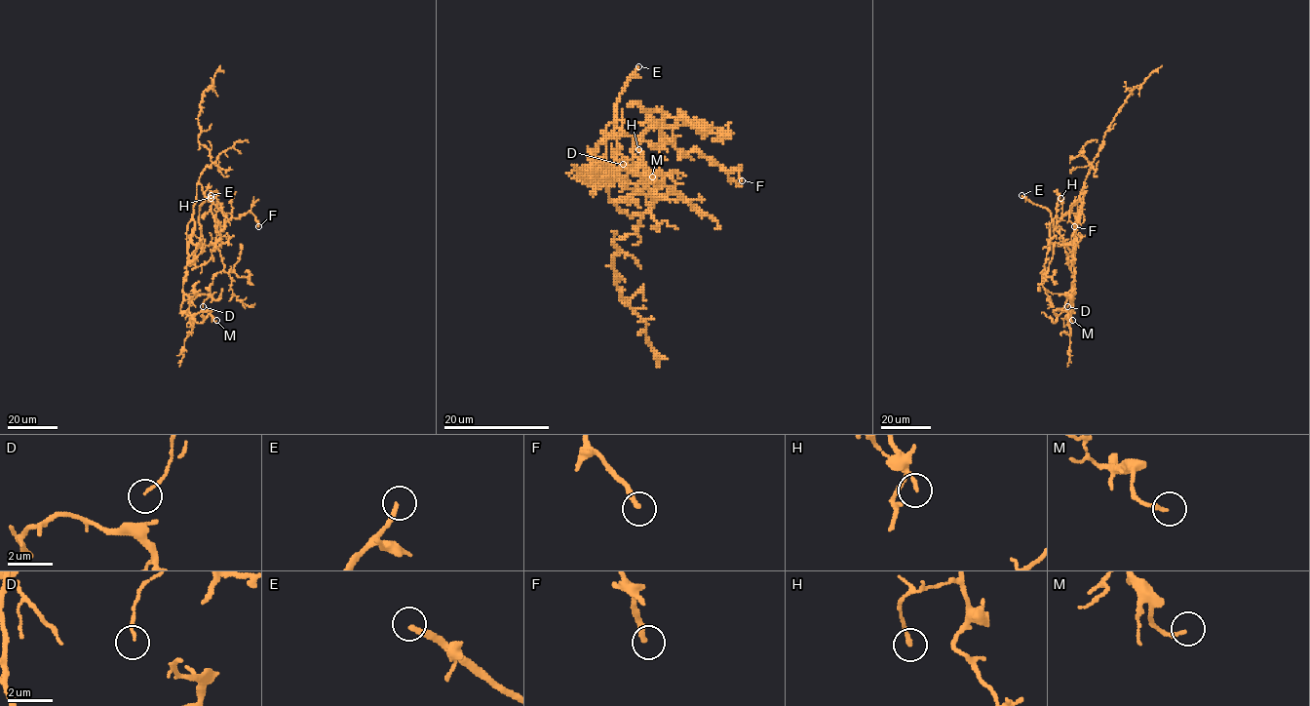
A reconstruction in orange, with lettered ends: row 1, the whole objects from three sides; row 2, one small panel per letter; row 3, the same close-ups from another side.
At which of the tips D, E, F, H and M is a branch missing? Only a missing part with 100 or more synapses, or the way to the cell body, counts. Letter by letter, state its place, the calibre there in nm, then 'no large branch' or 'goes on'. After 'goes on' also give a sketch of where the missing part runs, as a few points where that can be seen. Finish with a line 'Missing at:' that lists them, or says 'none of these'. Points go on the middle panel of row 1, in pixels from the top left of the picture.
D: at (623, 164); 100 nm thick; no large branch
E: at (638, 66); 220 nm thick; goes on; missing branch runs (638, 66), (640, 58), (652, 50), (677, 52), (696, 42), (681, 48), (674, 41), (669, 19), (675, 15)
F: at (742, 180); 240 nm thick; no large branch
H: at (638, 149); 150 nm thick; no large branch
M: at (652, 176); 150 nm thick; no large branch
Missing at: E

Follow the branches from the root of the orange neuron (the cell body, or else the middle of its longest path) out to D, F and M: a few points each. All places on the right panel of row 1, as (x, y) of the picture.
D: (1081, 190), (1073, 240), (1074, 290), (1069, 296), (1065, 294), (1072, 296), (1067, 306)
F: (1081, 190), (1084, 184), (1084, 196), (1071, 242), (1060, 245), (1049, 242), (1057, 223), (1067, 212), (1074, 226)
M: (1081, 190), (1073, 240), (1074, 290), (1060, 313), (1058, 315), (1054, 311), (1058, 308), (1065, 311), (1072, 320)

